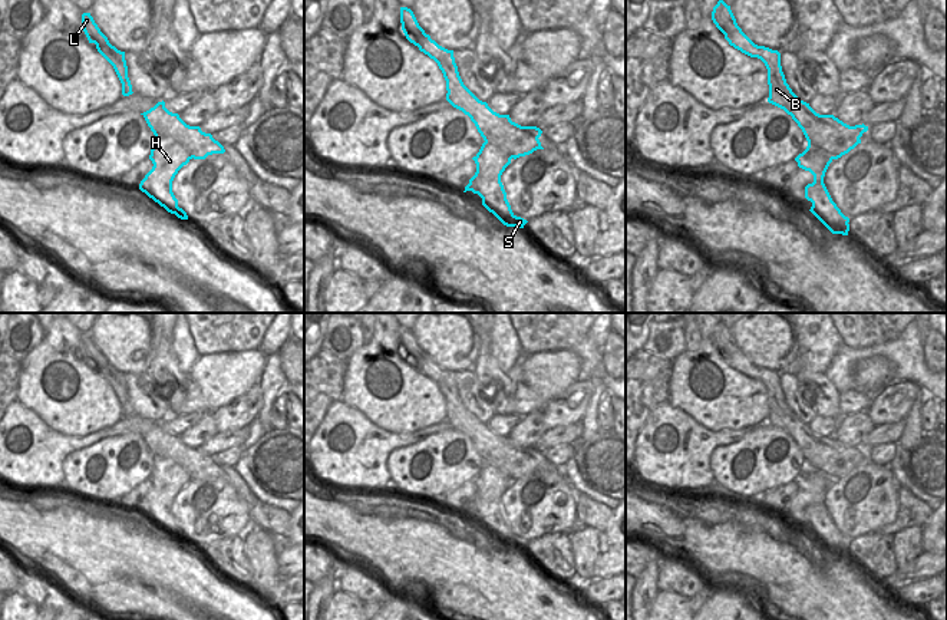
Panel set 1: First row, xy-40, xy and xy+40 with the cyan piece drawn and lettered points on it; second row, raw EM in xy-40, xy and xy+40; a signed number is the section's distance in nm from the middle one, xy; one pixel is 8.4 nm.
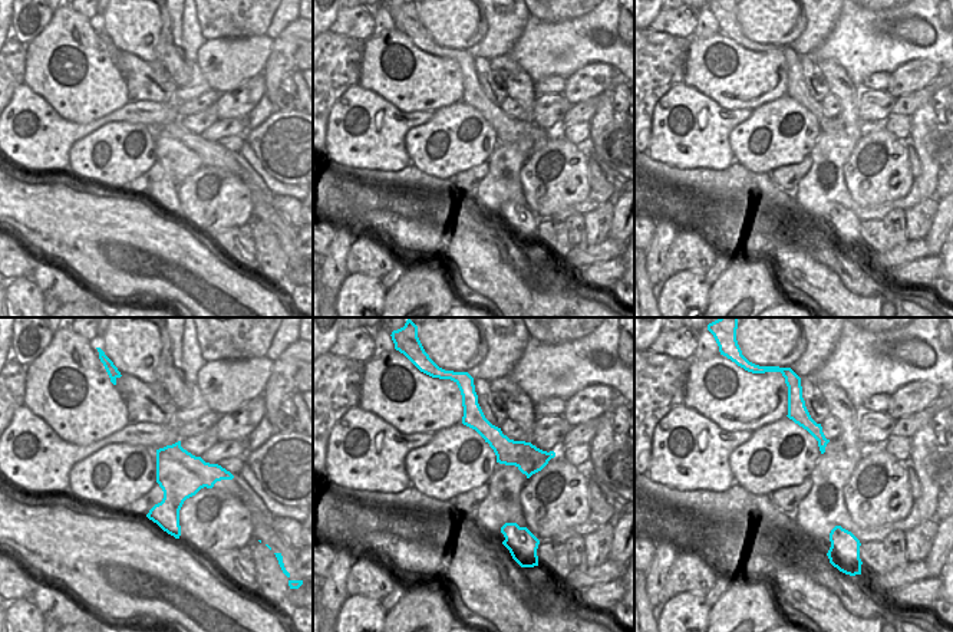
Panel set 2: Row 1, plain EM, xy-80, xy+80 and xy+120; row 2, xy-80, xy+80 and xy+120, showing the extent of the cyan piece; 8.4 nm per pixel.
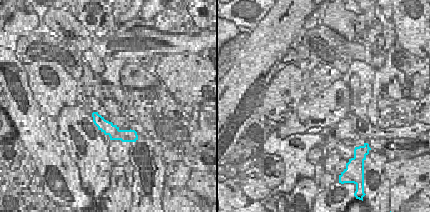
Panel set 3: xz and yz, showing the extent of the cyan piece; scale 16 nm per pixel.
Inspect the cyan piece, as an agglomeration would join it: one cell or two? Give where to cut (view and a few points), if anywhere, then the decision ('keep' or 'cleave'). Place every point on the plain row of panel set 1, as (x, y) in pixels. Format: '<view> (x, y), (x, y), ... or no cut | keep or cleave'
xy-40 (155, 457), (172, 458), (192, 478) | cleave

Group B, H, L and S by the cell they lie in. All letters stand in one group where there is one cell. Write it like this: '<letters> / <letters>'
B L / H S

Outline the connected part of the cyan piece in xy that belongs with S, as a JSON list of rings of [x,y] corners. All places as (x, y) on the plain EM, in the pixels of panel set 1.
[[[484,464],[472,481],[476,485],[476,494],[463,514],[478,515],[482,520],[482,527],[504,547],[524,550],[528,542],[512,534],[501,504],[501,497],[511,485],[512,478],[495,465]]]

